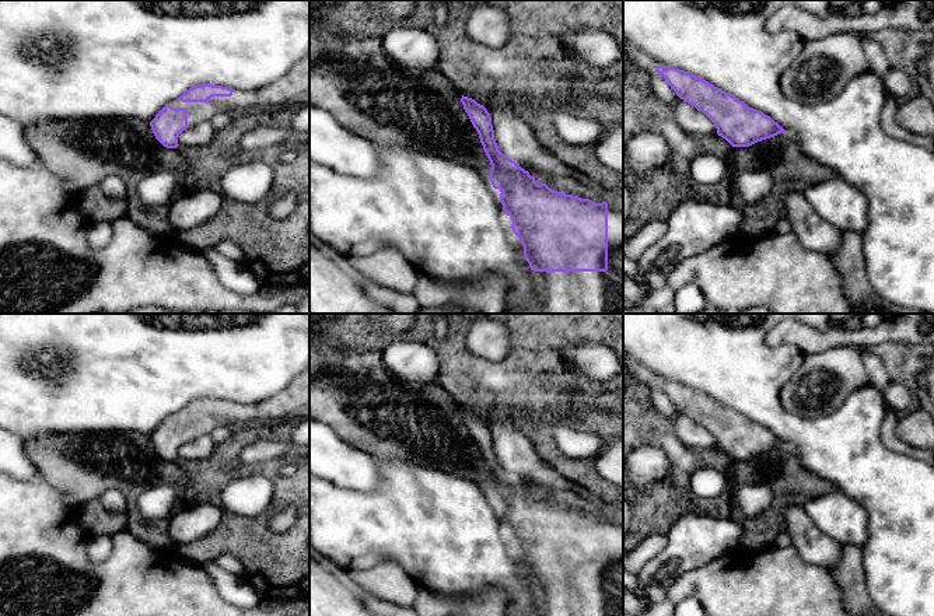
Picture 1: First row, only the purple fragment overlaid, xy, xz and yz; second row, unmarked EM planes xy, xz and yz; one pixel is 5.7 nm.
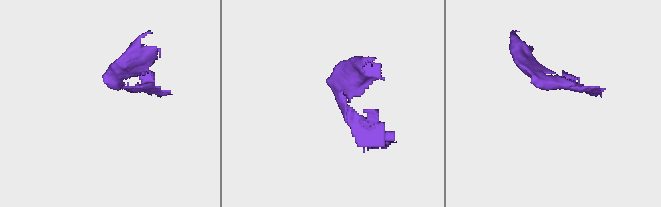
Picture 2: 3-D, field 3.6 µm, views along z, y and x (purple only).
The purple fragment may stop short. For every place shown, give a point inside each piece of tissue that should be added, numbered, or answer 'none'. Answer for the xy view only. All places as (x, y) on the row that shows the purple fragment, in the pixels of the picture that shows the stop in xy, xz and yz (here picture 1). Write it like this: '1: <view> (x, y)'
1: xy (287, 90)

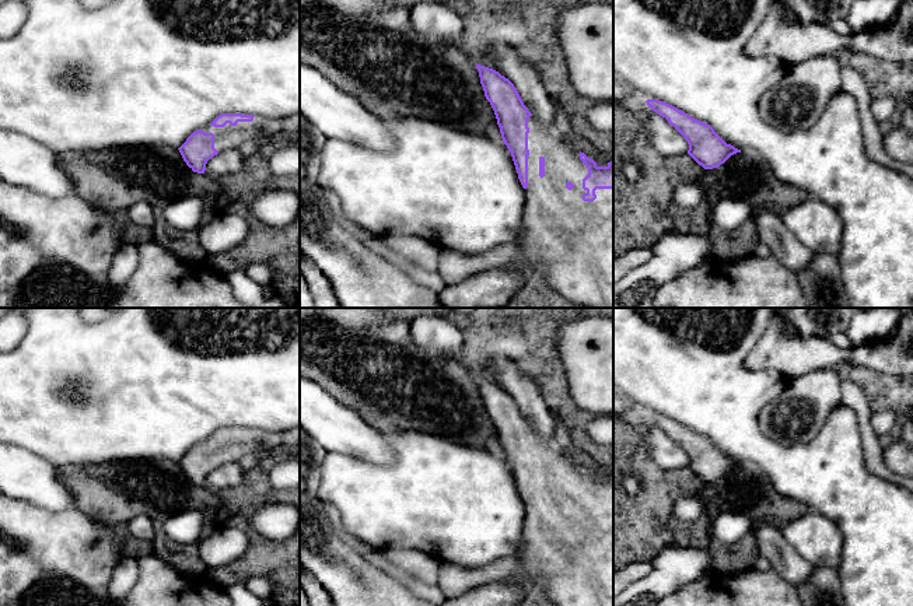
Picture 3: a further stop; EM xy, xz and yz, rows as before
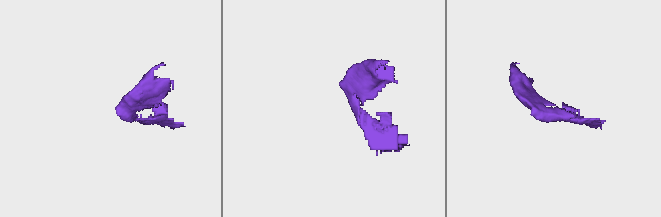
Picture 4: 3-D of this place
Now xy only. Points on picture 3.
1: xy (226, 137)

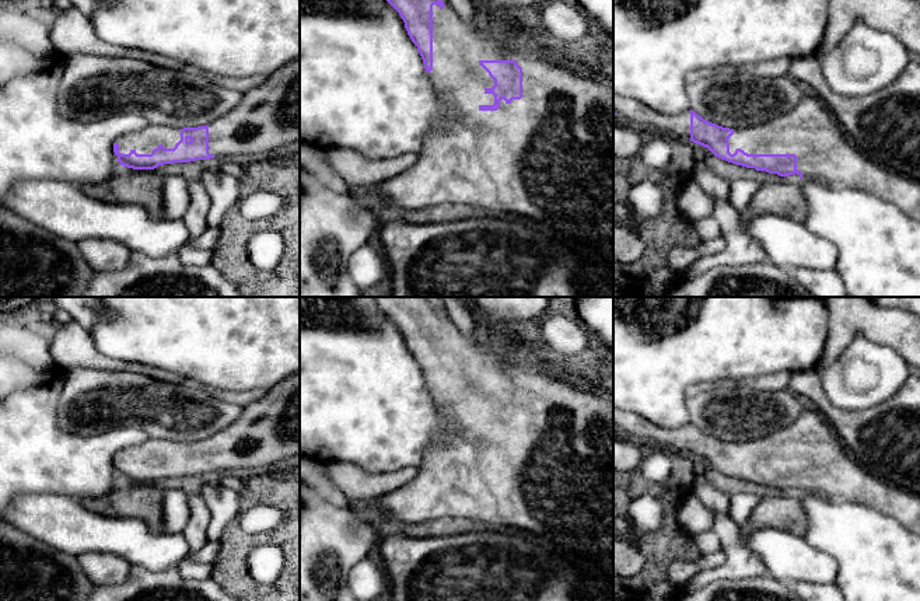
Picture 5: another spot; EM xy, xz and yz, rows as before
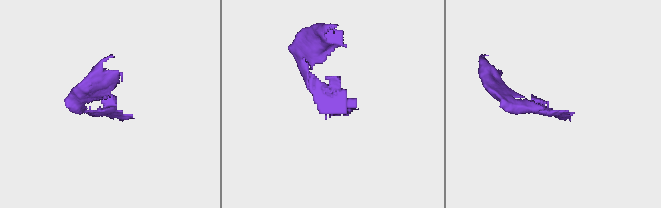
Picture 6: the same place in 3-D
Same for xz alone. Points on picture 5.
1: xz (548, 157)

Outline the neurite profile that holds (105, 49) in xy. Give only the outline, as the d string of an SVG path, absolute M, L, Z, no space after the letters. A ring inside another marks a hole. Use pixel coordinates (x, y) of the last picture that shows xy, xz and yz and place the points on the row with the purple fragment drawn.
M105 41L99 43L99 55L111 56L111 57L136 57L139 60L146 60L148 63L153 63L165 69L172 69L172 70L185 69L178 60L172 57L167 57L164 55L158 55L153 52L116 46Z

